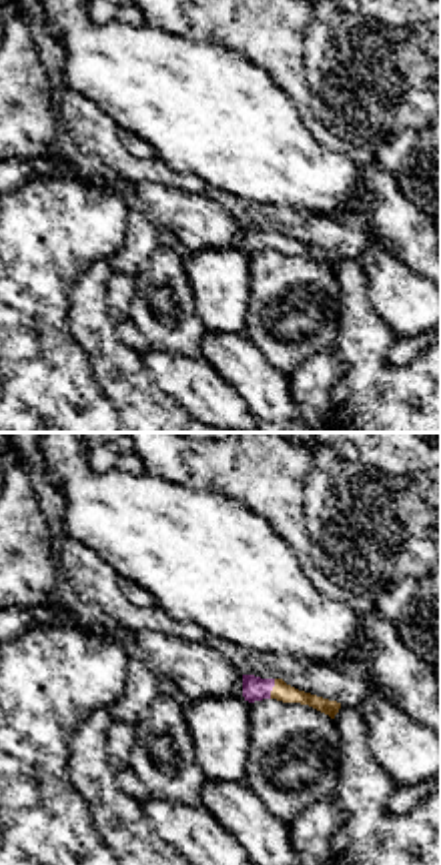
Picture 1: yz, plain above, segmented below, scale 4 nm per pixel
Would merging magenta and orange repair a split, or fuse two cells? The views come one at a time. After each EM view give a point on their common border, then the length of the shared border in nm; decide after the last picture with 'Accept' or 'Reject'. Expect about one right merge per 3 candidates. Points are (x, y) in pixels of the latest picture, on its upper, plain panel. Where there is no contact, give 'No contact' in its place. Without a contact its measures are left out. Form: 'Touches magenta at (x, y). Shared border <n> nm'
Touches magenta at (271, 241). Shared border 80 nm

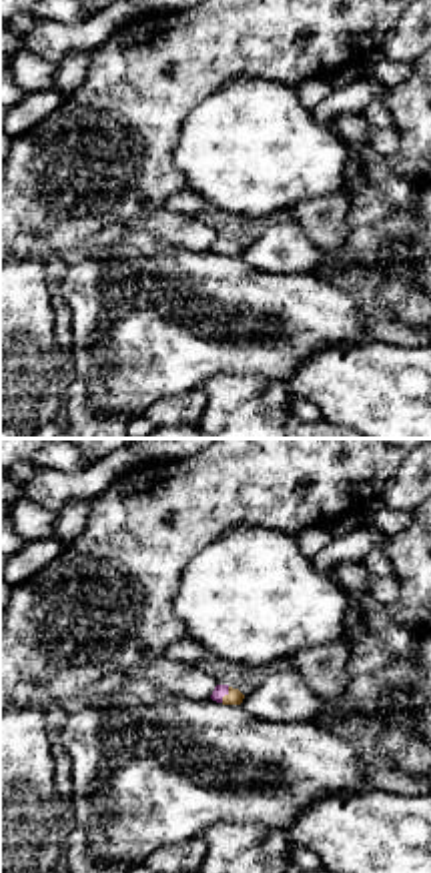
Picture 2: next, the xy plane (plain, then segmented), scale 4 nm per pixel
Touches magenta at (225, 245). Shared border 70 nm

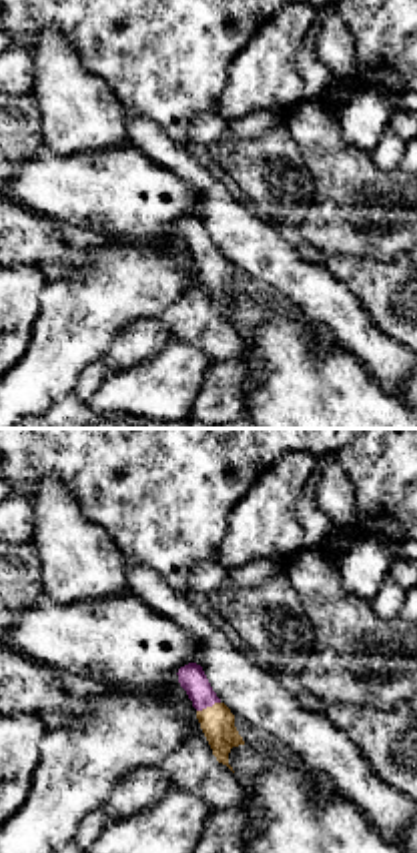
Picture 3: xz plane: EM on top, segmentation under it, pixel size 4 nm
Touches magenta at (207, 257). Shared border 100 nm

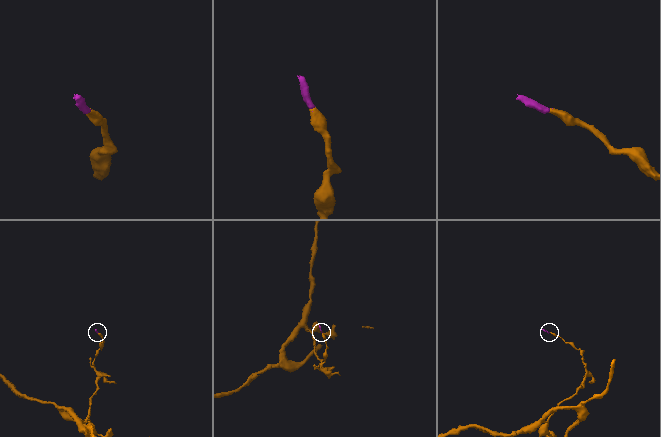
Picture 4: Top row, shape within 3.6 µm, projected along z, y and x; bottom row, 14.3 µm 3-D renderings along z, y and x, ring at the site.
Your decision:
Accept

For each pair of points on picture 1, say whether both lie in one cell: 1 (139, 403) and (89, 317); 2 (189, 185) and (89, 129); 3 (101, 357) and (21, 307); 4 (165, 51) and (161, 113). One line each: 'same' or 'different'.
1: same
2: same
3: different
4: same

